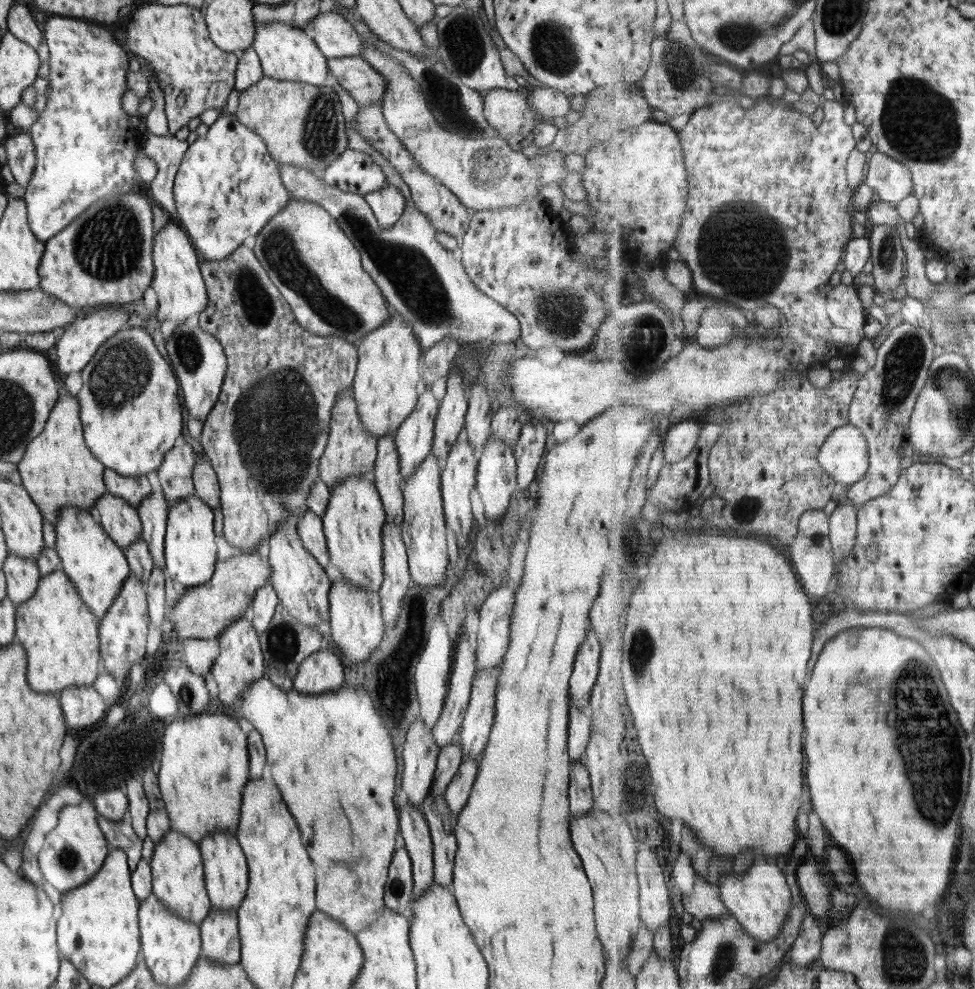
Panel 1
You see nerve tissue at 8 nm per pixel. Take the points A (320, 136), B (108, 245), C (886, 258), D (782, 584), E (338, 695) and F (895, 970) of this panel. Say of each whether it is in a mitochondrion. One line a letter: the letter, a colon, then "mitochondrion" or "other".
A: mitochondrion
B: mitochondrion
C: mitochondrion
D: other
E: other
F: mitochondrion

